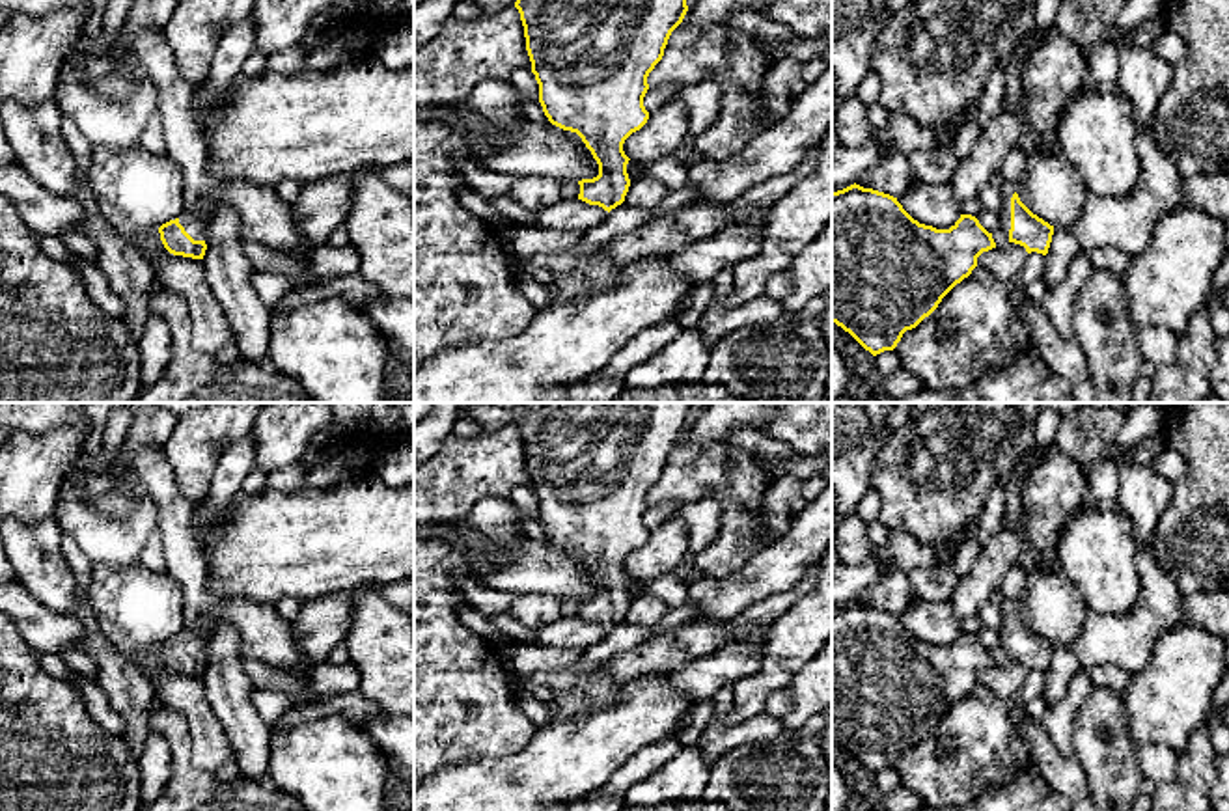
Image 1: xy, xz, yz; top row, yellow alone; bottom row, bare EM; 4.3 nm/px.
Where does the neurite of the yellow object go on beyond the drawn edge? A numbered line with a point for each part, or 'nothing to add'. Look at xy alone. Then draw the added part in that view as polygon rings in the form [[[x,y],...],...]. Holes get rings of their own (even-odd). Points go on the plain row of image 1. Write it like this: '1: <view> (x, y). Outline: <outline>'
1: xy (263, 634). Outline: [[[226,598],[201,623],[185,626],[179,641],[194,658],[205,658],[207,632],[216,625],[229,625],[239,632],[239,647],[244,658],[302,675],[313,673],[317,666],[300,653],[293,636],[293,623],[280,615],[276,604]]]

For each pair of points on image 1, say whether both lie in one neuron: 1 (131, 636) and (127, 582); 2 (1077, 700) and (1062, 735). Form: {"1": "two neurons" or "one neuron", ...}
{"1": "one neuron", "2": "one neuron"}

